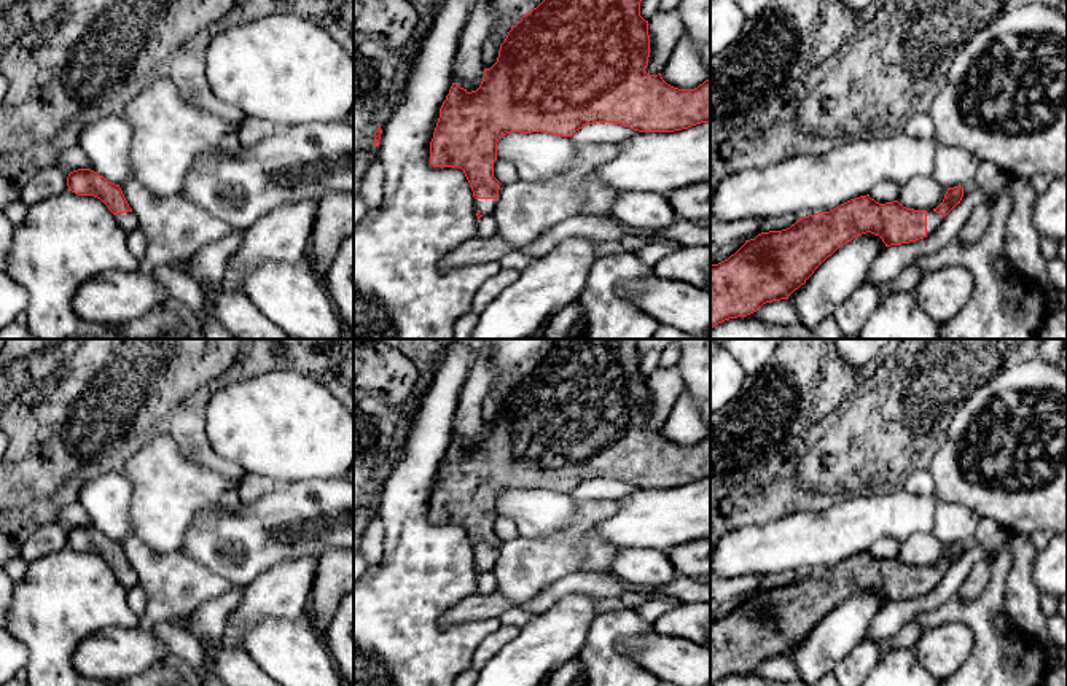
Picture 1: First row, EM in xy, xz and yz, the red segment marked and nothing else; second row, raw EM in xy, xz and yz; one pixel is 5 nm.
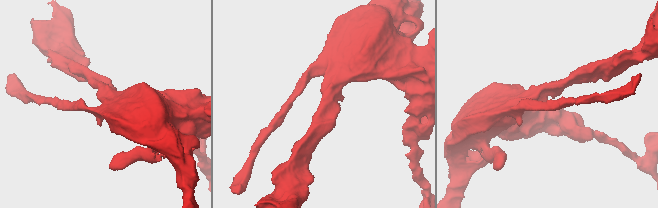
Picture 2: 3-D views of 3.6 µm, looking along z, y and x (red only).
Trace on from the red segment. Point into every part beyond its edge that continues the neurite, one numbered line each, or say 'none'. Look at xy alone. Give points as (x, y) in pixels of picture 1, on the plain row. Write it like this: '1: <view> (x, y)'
1: xy (128, 578)

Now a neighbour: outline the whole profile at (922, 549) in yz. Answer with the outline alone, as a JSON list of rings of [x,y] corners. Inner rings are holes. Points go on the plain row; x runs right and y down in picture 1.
[[[917,533],[900,546],[897,557],[906,565],[933,567],[943,559],[946,548],[932,533]]]

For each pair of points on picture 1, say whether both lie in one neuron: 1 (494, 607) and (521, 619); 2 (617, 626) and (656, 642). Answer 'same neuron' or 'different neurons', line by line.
1: different neurons
2: different neurons

